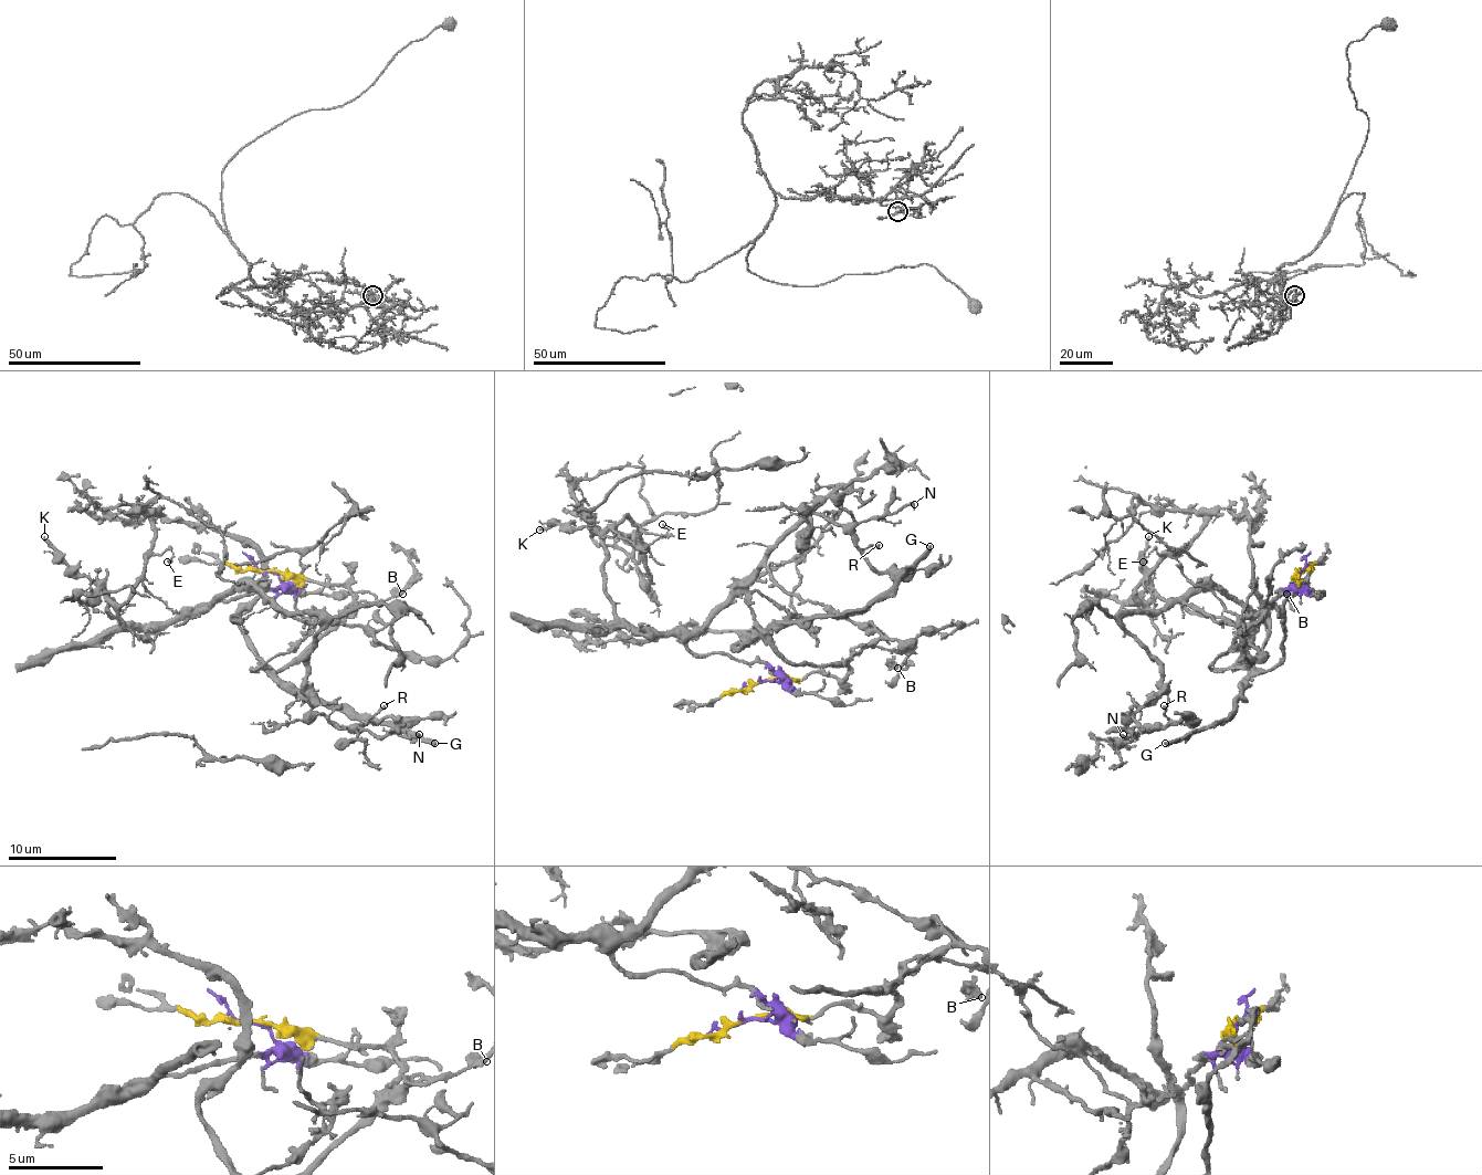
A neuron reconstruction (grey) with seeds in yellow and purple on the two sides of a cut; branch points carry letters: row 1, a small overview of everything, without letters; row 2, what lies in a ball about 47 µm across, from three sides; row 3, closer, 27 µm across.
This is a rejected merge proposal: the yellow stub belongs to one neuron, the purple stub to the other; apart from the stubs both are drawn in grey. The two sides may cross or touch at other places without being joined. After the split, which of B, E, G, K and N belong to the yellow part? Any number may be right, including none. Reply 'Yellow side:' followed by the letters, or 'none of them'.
Yellow side: B, G

